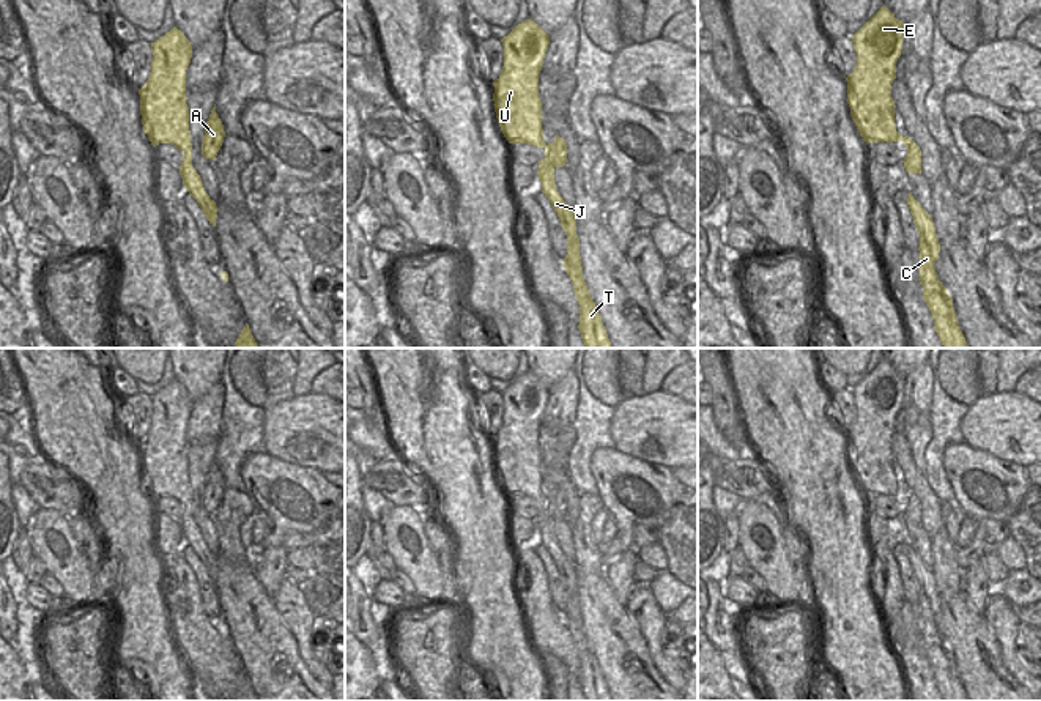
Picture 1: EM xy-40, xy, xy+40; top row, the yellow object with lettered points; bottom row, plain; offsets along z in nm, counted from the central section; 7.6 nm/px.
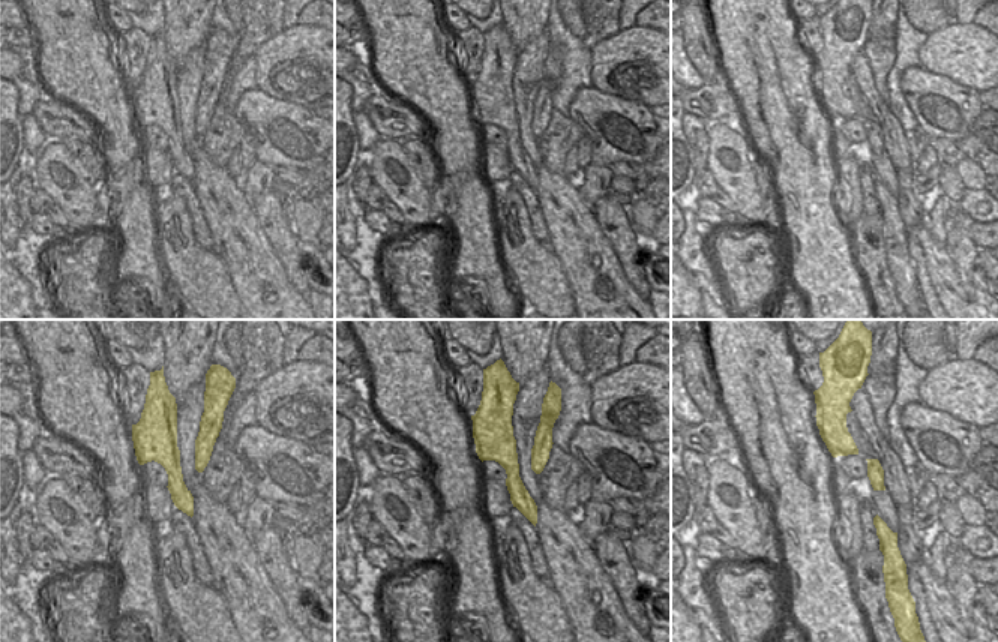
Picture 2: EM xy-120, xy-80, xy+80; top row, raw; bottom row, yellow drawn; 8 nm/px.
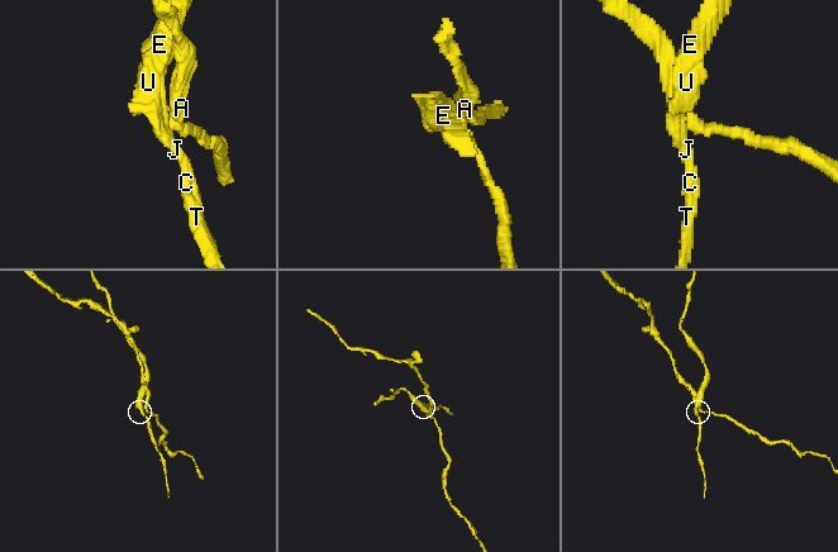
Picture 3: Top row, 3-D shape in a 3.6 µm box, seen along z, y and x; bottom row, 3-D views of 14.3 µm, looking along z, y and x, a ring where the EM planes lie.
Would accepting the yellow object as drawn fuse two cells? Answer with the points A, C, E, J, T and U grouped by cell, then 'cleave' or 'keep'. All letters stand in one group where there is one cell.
groups A / C E J T U; cleave

